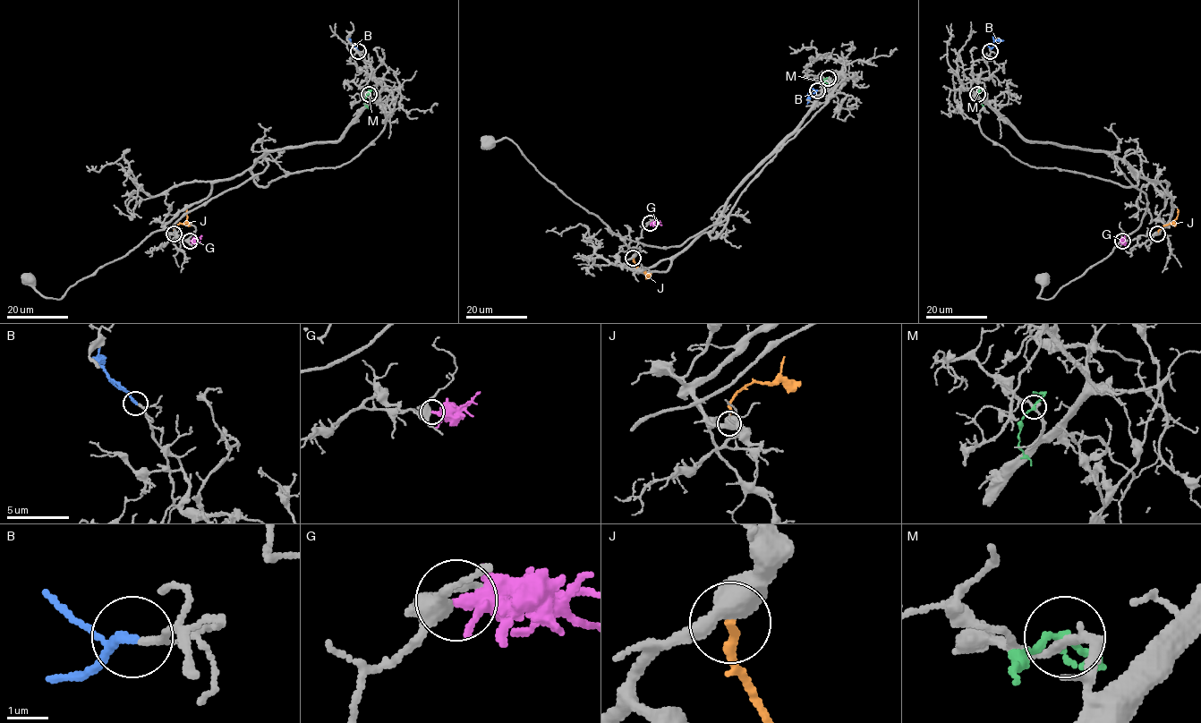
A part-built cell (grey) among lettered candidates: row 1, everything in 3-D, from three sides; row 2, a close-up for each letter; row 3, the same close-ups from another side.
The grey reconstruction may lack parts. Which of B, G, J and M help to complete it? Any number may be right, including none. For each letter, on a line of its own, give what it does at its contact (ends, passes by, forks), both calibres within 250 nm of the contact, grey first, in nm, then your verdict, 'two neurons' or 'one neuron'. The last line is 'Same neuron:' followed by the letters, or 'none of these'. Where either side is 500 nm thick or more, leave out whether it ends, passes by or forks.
B: it passes by | 140/150 nm | one neuron
G: it passes by | 400/300 nm | two neurons
J: 550/170 nm | two neurons
M: it passes by | 240/160 nm | two neurons
Same neuron: B

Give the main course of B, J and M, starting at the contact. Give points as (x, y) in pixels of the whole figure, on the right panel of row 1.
B: (991, 50), (995, 40), (1003, 40)
J: (1158, 233), (1175, 218), (1177, 208)
M: (977, 94), (983, 108)

